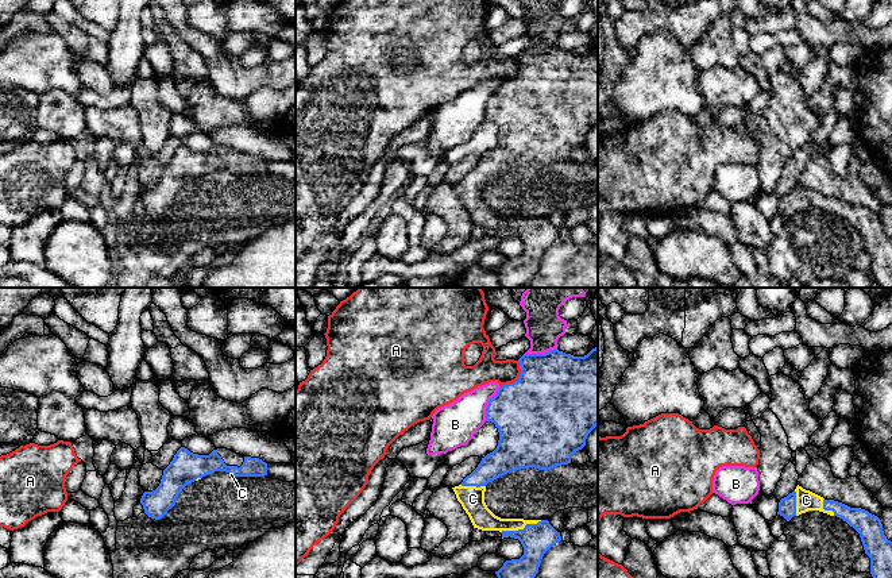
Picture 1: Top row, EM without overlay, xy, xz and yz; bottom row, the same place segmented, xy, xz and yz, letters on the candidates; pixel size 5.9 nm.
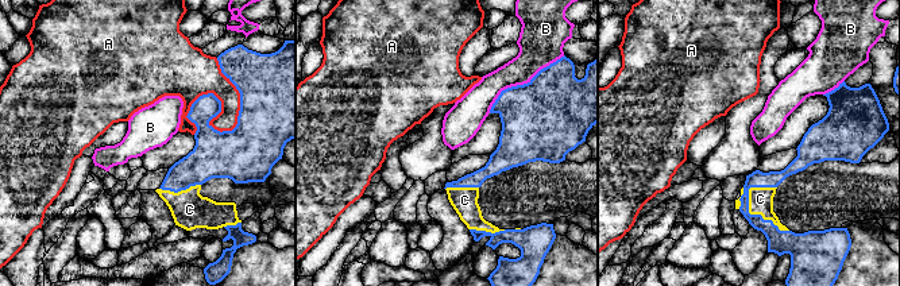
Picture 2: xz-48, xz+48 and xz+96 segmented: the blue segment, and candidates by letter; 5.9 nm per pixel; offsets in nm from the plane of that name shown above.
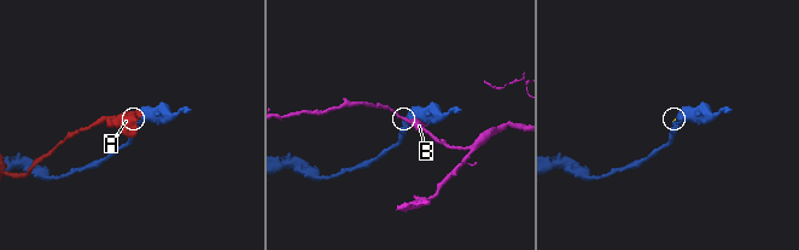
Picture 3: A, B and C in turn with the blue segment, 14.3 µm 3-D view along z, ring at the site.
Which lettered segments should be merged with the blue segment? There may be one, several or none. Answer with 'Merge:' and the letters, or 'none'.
Merge: C

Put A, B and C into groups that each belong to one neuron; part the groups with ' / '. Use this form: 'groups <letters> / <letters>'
groups A / B / C

